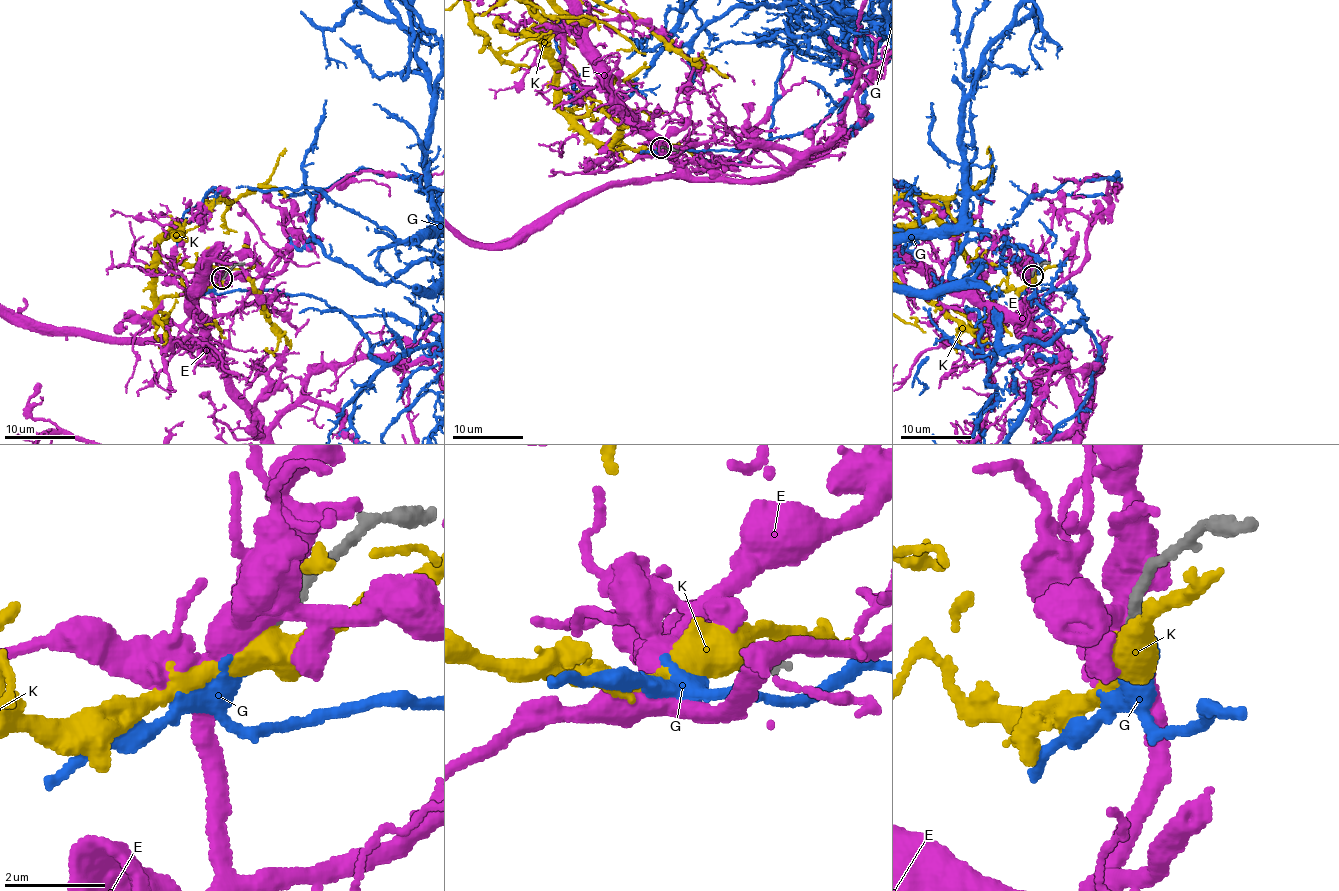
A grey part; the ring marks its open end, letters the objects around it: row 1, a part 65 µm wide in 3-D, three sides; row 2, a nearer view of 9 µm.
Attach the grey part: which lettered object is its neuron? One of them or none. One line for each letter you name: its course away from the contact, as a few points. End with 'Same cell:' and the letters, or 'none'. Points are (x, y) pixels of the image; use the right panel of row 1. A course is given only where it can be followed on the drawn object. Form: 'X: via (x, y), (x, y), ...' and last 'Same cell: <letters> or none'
Same cell: K

